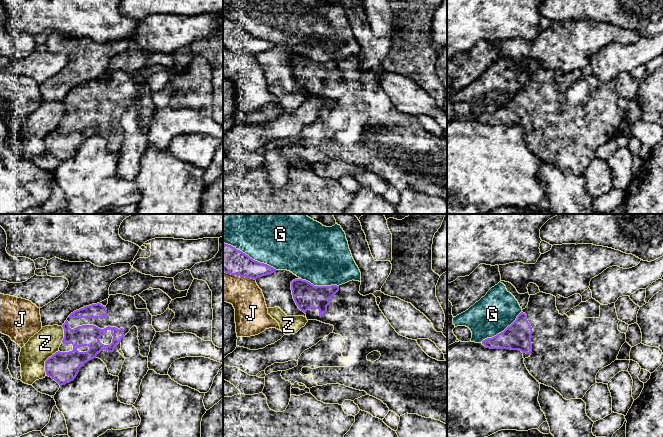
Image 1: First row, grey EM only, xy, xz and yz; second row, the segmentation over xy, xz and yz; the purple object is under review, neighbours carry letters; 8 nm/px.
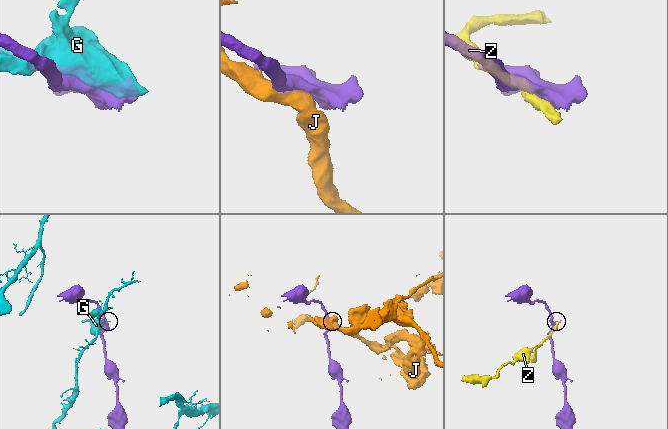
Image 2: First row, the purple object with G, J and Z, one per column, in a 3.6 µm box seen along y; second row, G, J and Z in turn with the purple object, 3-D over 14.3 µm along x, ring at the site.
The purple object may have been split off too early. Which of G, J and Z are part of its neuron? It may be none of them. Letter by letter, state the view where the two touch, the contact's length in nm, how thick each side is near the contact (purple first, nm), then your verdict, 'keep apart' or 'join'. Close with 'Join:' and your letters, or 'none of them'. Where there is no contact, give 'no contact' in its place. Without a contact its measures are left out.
G: meets purple in xz; contact 480 nm long; 220 nm thick on the purple side, 480 nm on the other; keep apart
J: meets purple in xz; contact 280 nm long; 220 nm thick on the purple side, 260 nm on the other; keep apart
Z: meets purple in xy; contact 220 nm long; 240 nm thick on the purple side, 220 nm on the other; keep apart
Join: none of them

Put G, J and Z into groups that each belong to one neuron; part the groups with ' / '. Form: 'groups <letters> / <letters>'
groups G / J / Z

